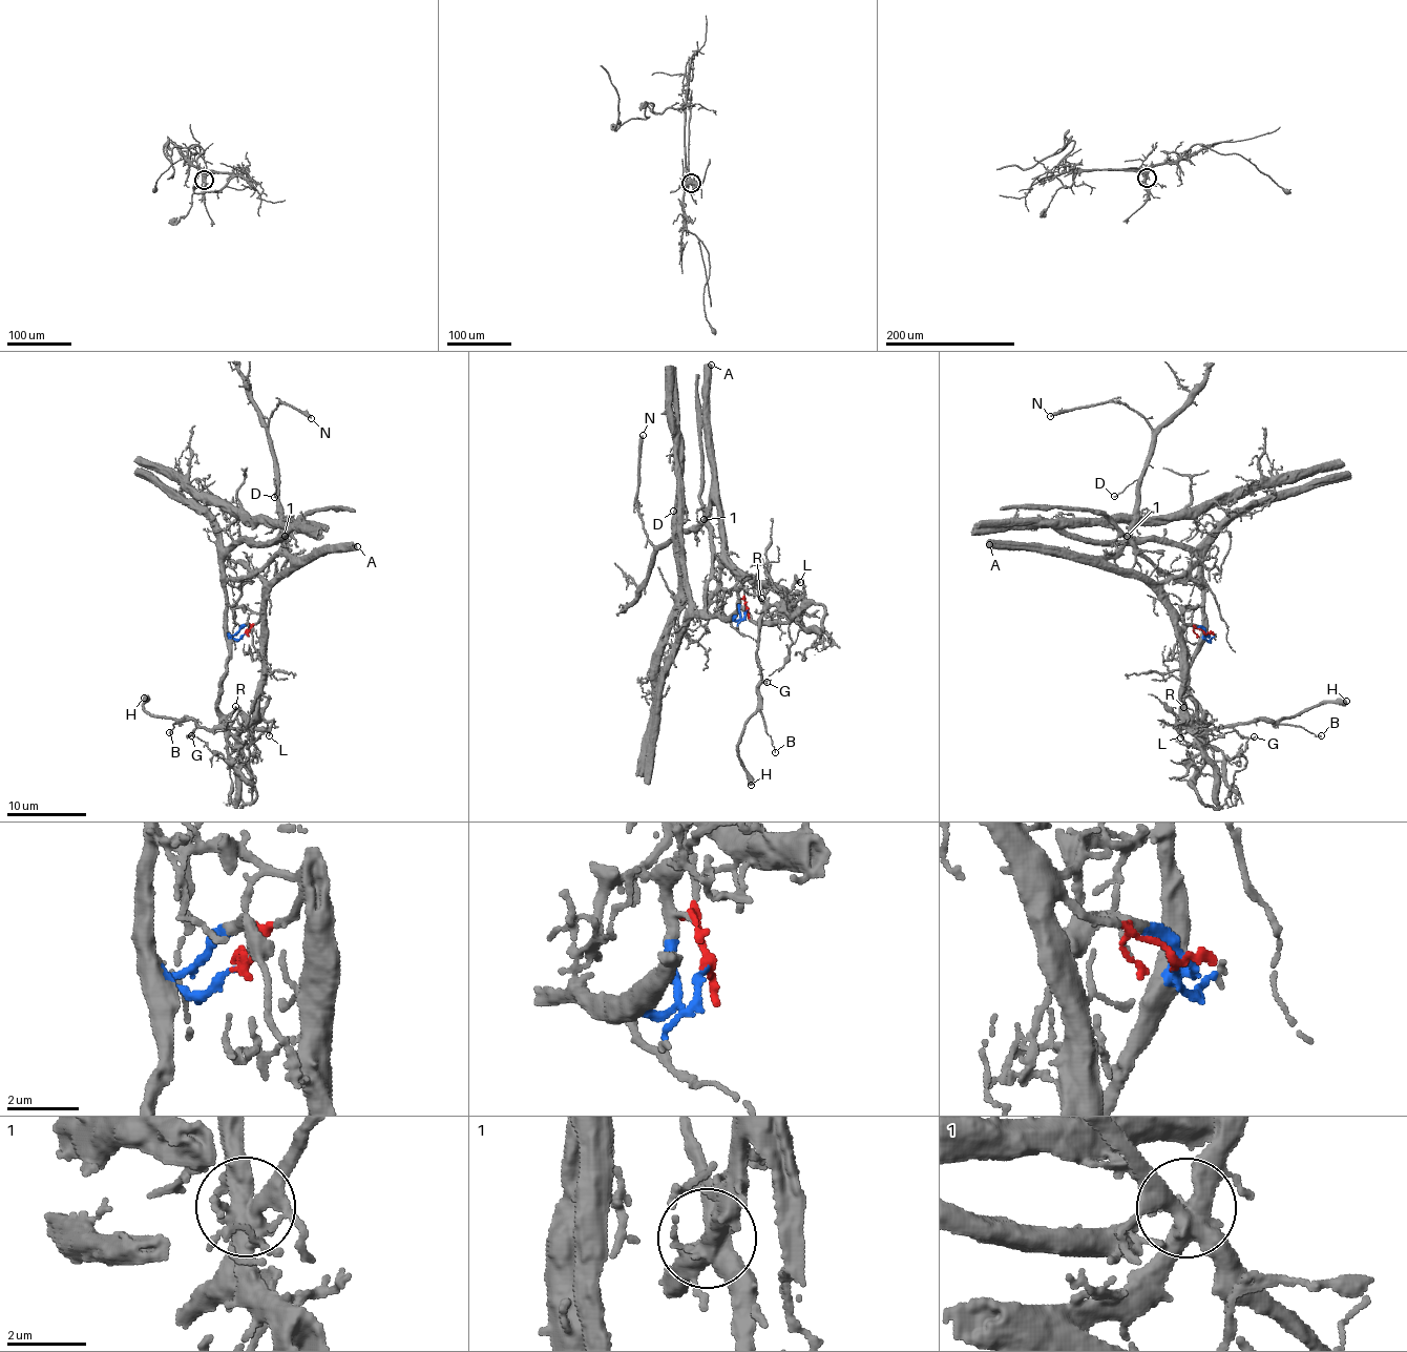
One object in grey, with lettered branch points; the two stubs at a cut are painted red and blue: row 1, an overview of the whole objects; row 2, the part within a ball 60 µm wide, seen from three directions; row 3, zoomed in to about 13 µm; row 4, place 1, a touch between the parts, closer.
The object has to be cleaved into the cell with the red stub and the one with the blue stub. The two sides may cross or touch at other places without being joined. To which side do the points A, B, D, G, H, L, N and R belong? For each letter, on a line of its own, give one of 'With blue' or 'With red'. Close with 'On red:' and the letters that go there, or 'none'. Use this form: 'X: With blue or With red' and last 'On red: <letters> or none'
A: With red
B: With red
D: With red
G: With red
H: With red
L: With red
N: With red
R: With red
On red: A, B, D, G, H, L, N, R

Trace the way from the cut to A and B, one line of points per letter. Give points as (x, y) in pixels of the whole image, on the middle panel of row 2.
A: (746, 610), (744, 588), (722, 535), (711, 440), (708, 376), (711, 365)
B: (746, 610), (742, 578), (780, 585), (782, 594), (760, 623), (757, 645), (758, 704), (774, 752)

